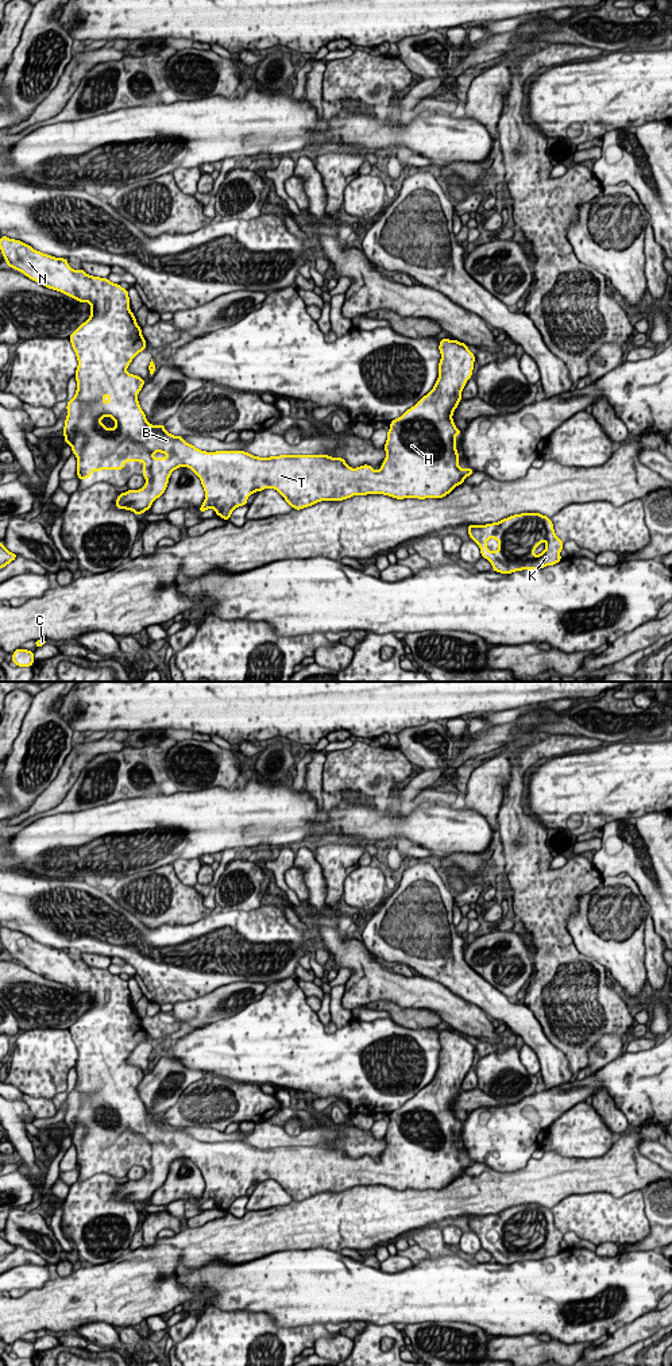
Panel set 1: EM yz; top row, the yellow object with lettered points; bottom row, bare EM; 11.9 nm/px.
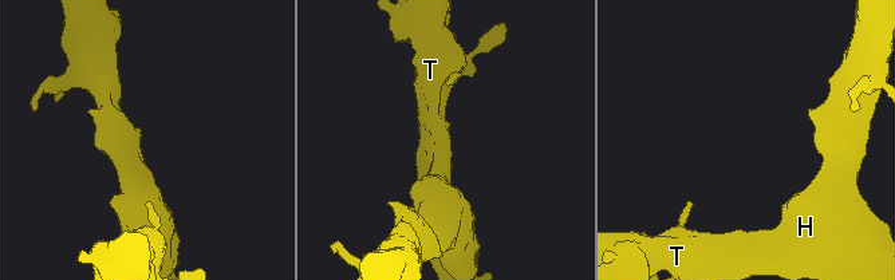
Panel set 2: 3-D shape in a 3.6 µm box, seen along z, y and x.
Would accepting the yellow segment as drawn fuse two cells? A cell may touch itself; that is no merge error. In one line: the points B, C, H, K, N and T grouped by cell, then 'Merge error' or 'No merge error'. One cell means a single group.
Groups: B C H K N T. No merge error

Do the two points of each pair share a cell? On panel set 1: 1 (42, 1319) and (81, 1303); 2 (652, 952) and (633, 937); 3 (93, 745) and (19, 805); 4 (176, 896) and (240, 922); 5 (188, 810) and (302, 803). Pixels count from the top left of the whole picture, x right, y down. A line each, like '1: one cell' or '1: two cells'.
1: one cell
2: two cells
3: two cells
4: two cells
5: one cell

